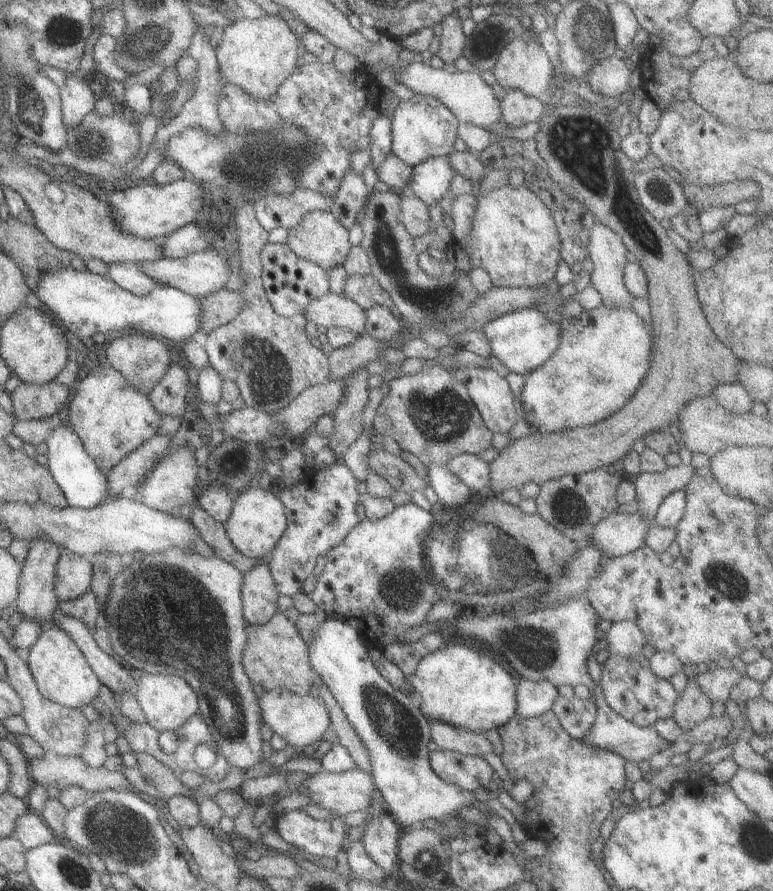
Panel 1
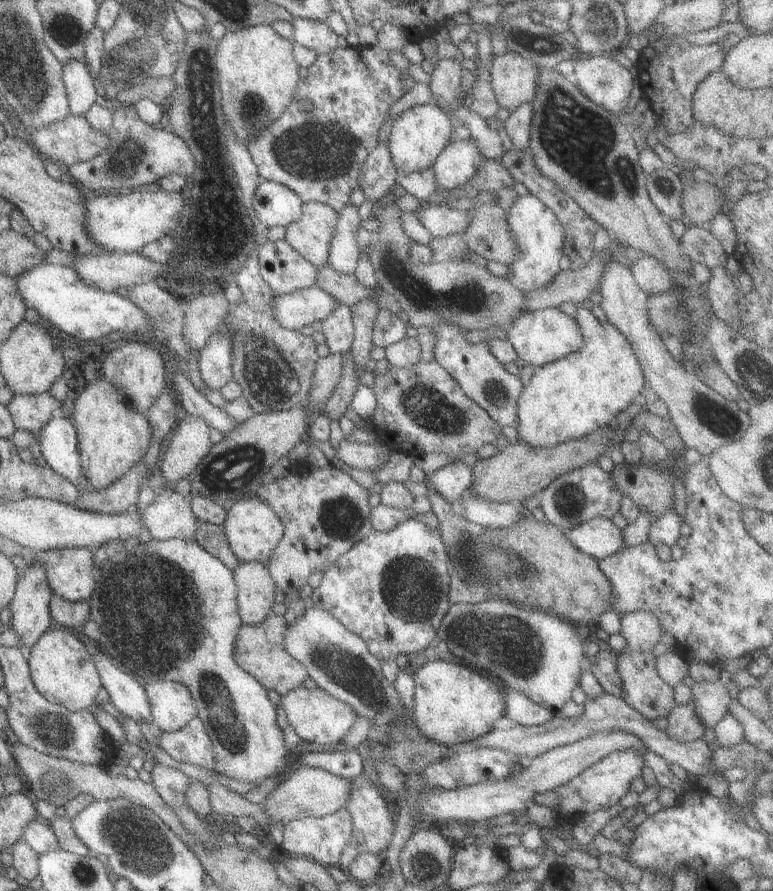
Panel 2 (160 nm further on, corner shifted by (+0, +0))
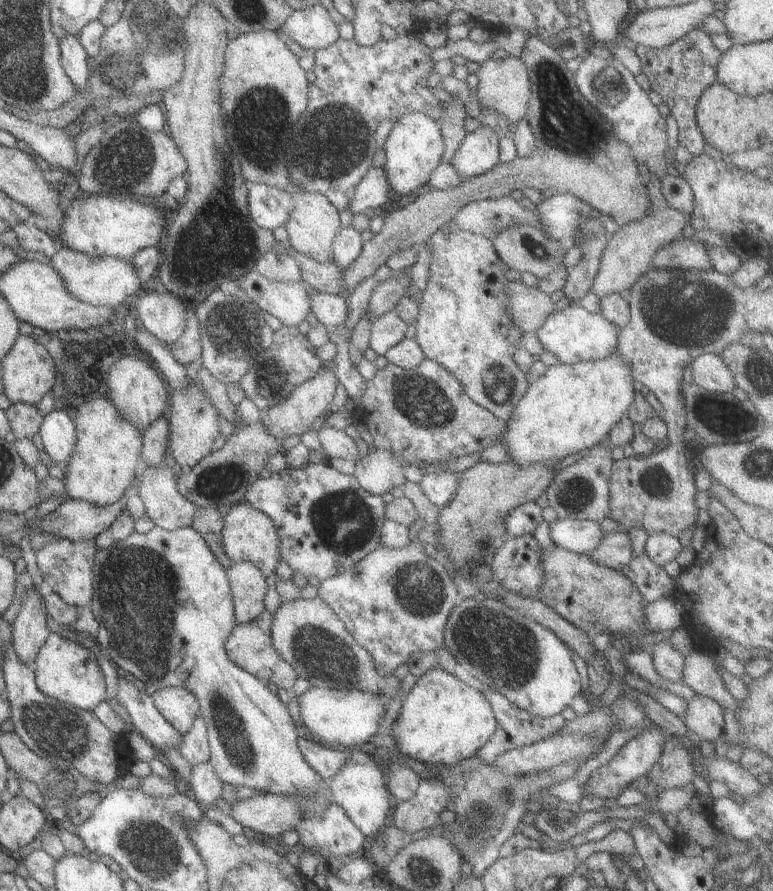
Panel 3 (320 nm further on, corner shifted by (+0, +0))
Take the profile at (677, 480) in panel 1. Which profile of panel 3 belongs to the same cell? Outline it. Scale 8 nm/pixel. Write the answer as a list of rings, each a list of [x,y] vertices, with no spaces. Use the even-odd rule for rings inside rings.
[[[605,533],[601,542],[591,552],[587,552],[586,556],[589,556],[589,560],[593,560],[595,564],[603,564],[617,571],[619,566],[627,564],[631,559],[630,544],[629,536],[626,533]]]

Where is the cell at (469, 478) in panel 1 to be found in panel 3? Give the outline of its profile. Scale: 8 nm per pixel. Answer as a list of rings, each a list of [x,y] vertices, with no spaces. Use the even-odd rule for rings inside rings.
[[[439,470],[433,474],[424,473],[419,485],[431,505],[441,508],[453,498],[459,478],[461,478],[461,472]]]

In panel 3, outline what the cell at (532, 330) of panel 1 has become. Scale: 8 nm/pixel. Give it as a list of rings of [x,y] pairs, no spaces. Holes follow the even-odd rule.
[[[576,304],[549,312],[545,322],[533,333],[543,352],[550,352],[559,363],[572,364],[583,360],[596,360],[609,356],[617,347],[617,327],[599,314],[587,312]]]

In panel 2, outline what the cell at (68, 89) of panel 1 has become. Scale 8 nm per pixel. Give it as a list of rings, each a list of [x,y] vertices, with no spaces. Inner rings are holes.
[[[83,58],[62,65],[61,81],[71,115],[83,115],[95,103],[93,77]]]

